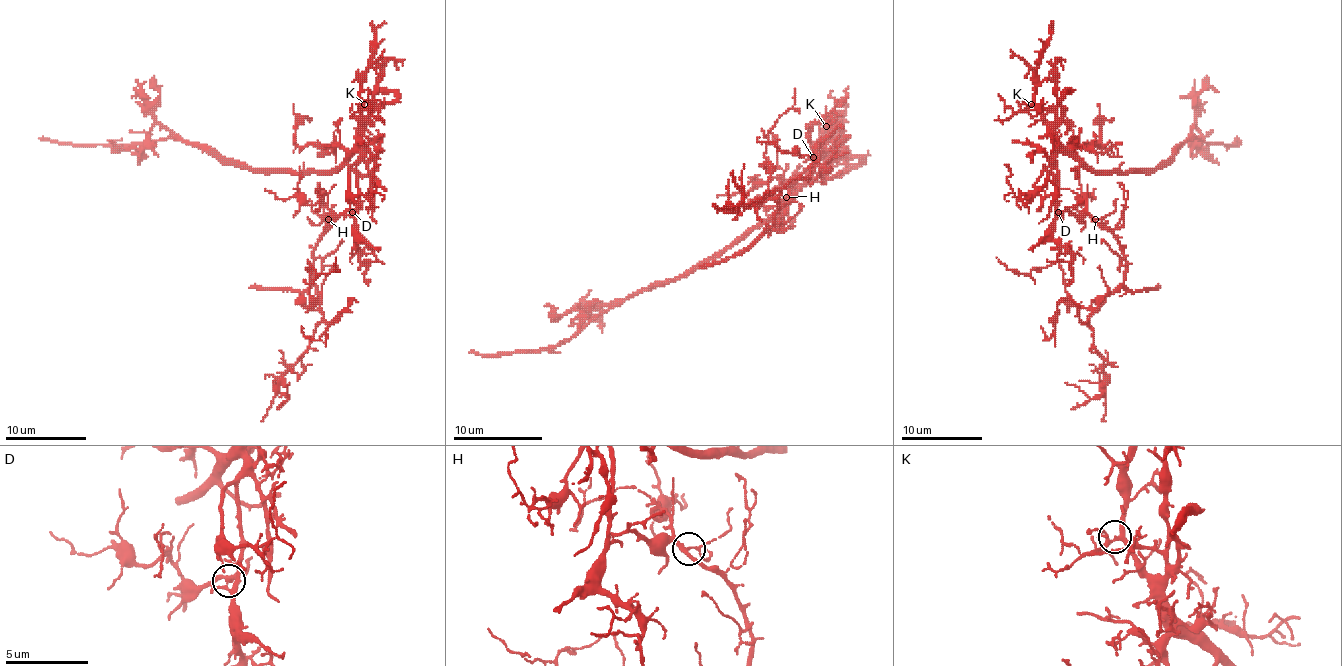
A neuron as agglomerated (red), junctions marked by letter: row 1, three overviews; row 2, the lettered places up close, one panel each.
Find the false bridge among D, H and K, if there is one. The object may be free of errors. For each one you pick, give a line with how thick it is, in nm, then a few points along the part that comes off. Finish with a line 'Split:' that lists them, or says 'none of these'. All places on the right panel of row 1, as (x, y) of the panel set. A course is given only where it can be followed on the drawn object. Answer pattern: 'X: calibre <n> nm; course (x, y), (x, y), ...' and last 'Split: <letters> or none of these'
D: calibre 160 nm; course (1059, 213), (1089, 215), (1120, 245), (1126, 280), (1095, 310), (1071, 298), (1057, 261), (1016, 274), (996, 257)
Split: D

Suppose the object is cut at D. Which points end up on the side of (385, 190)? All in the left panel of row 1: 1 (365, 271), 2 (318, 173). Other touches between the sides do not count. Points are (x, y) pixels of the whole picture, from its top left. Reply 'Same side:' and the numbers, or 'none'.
Same side: 1, 2

